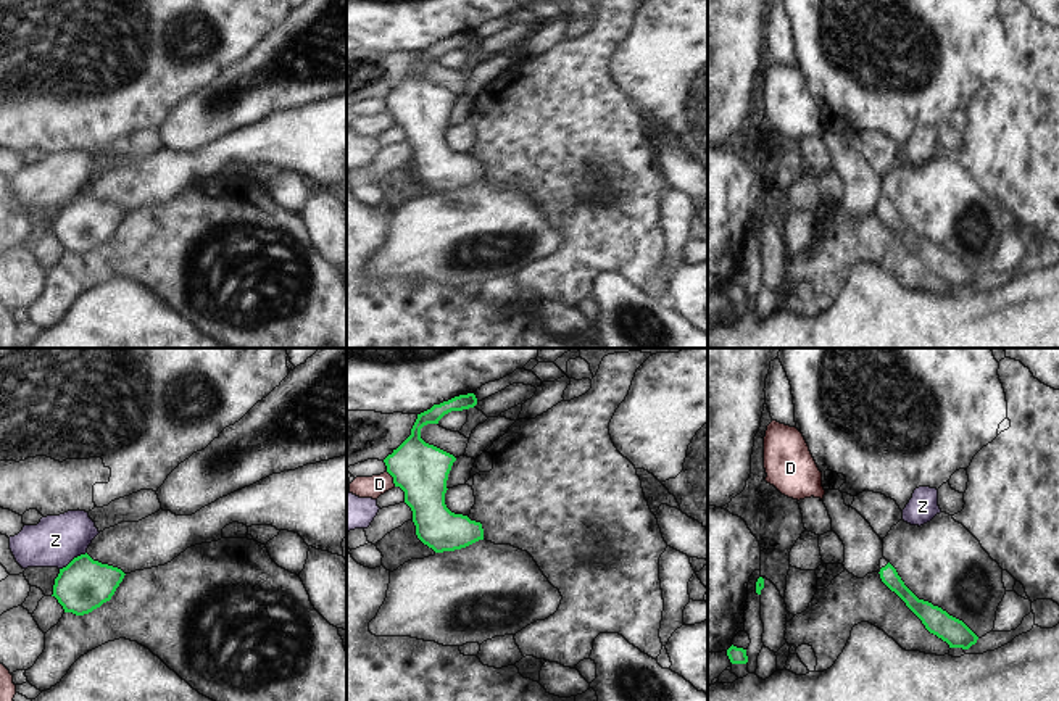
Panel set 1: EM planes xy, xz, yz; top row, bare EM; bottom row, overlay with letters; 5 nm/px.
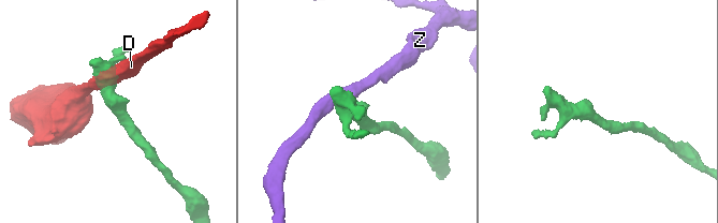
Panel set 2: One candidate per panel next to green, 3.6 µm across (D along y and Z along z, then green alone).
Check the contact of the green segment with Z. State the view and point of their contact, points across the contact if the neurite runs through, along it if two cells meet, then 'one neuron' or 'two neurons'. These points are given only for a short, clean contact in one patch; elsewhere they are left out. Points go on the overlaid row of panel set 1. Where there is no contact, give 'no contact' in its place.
xy (74, 558) | along xy (86, 551), (60, 569) | two neurons

